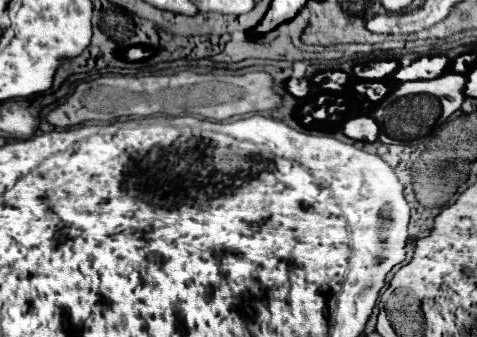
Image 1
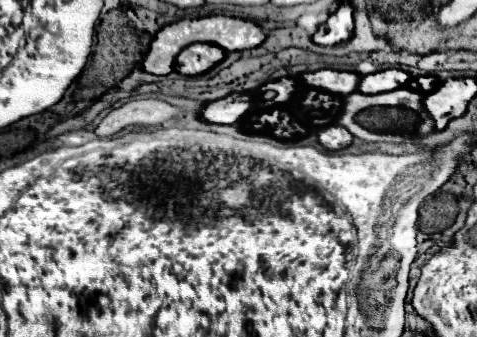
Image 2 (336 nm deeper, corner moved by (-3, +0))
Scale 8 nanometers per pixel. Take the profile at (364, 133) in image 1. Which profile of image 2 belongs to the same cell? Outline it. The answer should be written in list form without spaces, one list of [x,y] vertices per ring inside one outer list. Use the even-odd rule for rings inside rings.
[[[327,126],[327,128],[319,130],[317,132],[318,141],[329,151],[343,150],[343,148],[351,146],[351,142],[353,142],[353,134],[347,128]]]

